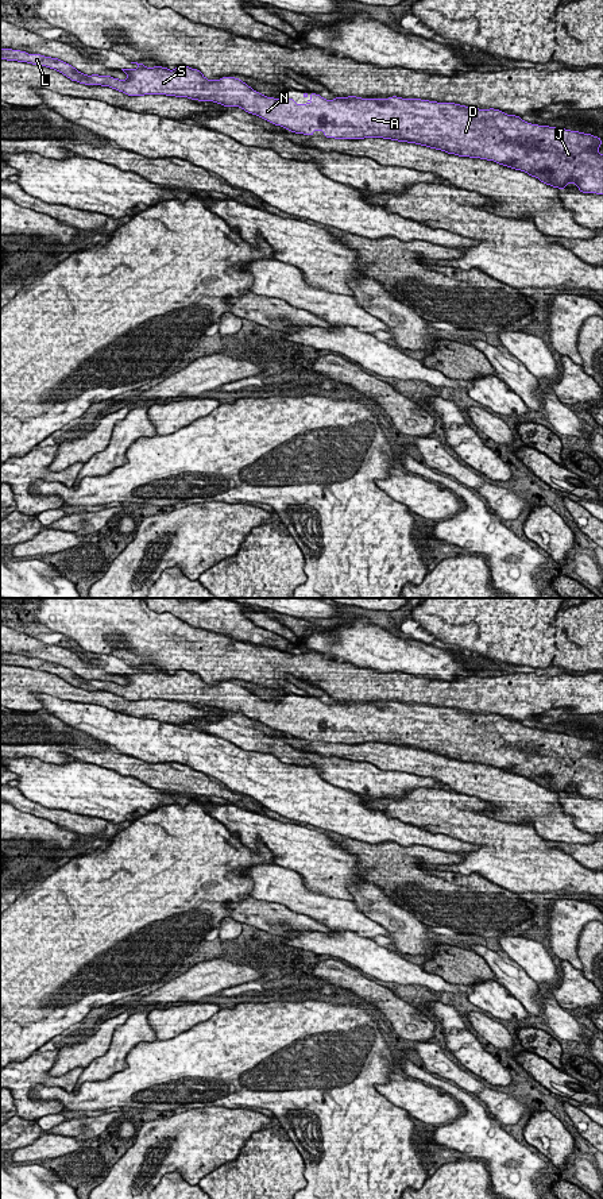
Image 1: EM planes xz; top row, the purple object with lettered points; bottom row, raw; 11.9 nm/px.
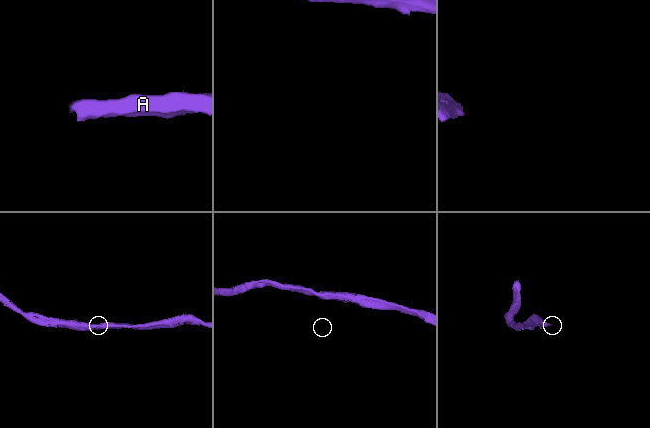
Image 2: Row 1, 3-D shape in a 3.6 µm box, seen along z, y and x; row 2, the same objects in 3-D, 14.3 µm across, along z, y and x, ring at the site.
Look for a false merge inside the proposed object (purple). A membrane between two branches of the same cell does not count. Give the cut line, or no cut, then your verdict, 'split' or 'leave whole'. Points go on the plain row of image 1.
cut none; leave whole

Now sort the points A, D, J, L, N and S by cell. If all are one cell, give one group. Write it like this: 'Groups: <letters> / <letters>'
Groups: A D J L N S

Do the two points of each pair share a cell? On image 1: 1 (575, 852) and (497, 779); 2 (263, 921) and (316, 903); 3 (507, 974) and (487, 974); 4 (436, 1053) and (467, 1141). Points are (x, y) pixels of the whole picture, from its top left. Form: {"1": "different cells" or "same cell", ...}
{"1": "different cells", "2": "different cells", "3": "different cells", "4": "different cells"}

